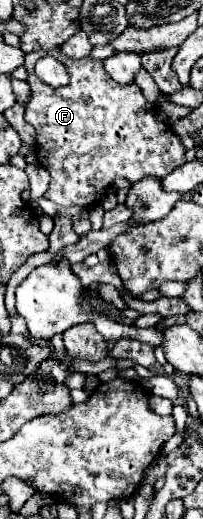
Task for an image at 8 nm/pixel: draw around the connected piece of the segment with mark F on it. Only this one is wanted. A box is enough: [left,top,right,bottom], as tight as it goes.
[24,48,186,206]

